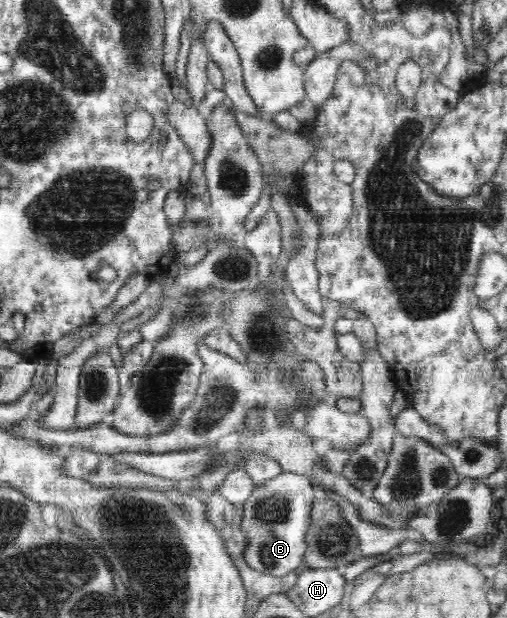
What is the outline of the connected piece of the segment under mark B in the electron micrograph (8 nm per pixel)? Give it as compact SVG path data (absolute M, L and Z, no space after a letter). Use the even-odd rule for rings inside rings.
M284 472L256 485L242 507L240 530L248 539L243 557L250 568L281 577L303 568L307 547L305 536L311 521L311 506L319 495L303 474Z

